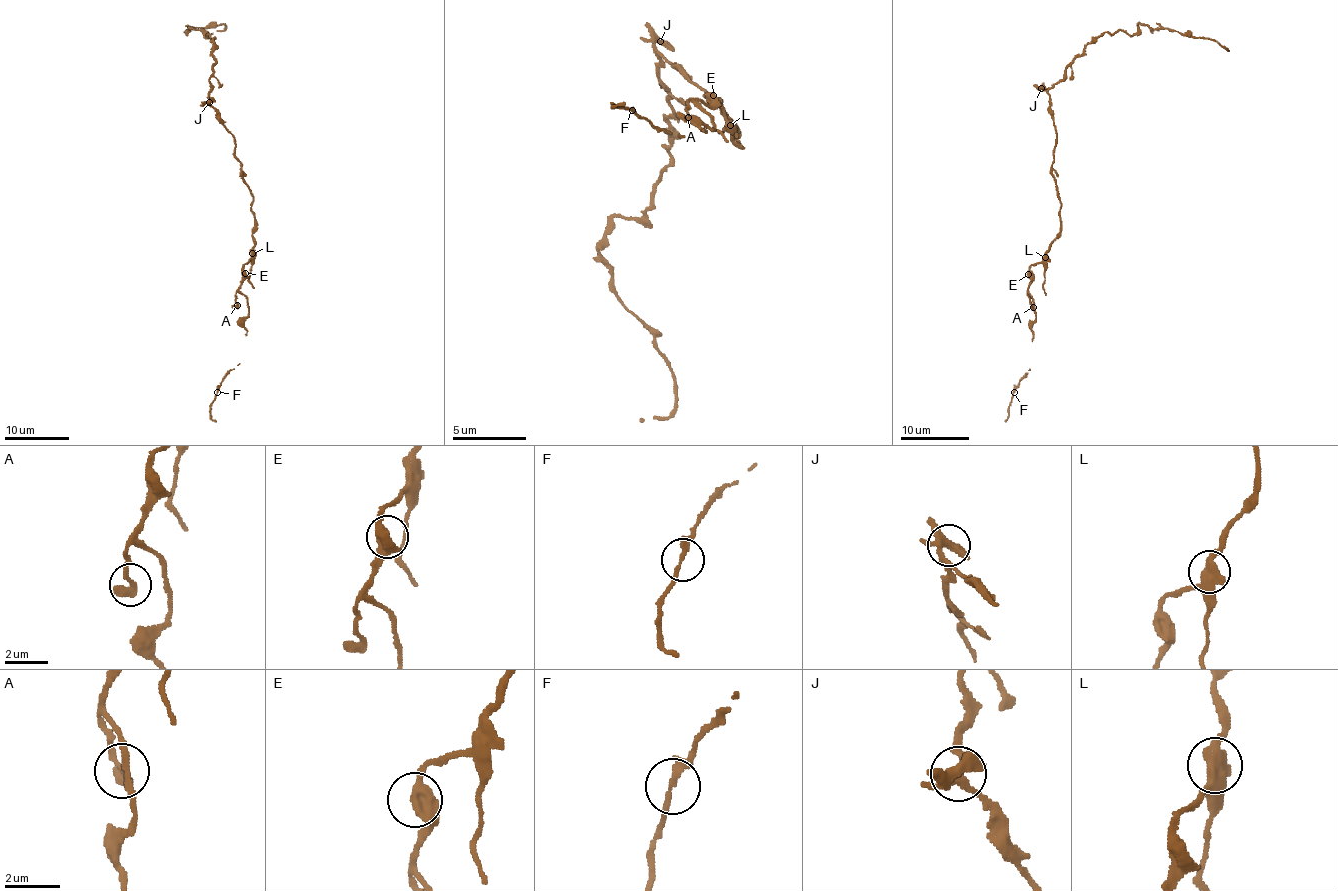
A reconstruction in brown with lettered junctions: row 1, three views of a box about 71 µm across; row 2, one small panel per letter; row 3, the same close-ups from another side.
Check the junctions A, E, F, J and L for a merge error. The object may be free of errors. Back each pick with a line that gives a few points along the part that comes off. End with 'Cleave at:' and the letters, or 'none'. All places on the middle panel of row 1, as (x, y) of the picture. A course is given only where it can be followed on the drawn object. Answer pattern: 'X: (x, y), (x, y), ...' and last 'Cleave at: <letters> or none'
L: (731, 124), (718, 133), (729, 143)
Cleave at: L

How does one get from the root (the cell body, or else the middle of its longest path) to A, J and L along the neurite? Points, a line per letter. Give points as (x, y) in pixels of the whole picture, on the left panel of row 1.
A: (237, 159), (244, 183), (252, 194), (255, 242), (254, 253), (243, 267), (235, 294), (237, 304)
J: (237, 159), (234, 135), (209, 102)
L: (237, 159), (244, 183), (252, 194), (253, 253)

